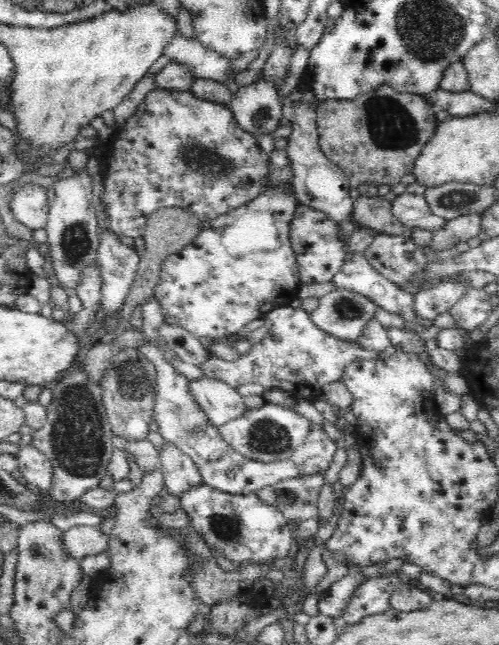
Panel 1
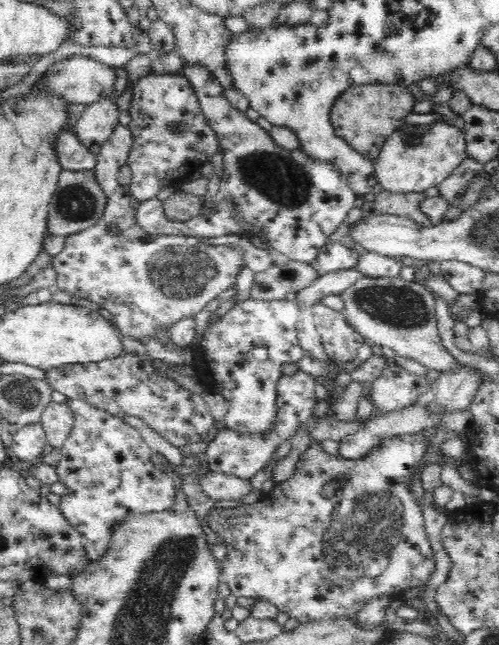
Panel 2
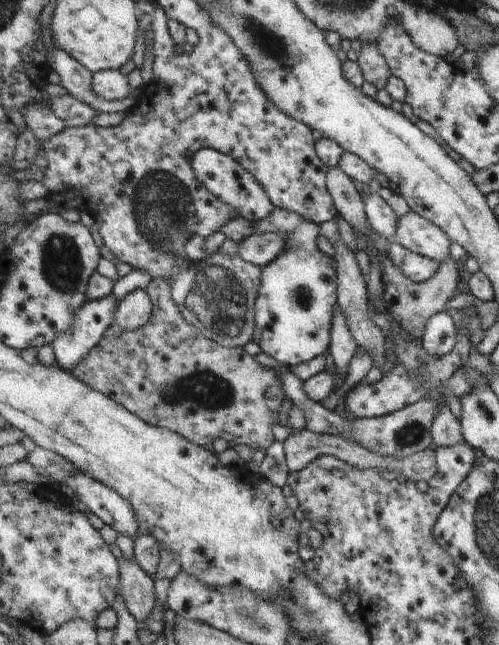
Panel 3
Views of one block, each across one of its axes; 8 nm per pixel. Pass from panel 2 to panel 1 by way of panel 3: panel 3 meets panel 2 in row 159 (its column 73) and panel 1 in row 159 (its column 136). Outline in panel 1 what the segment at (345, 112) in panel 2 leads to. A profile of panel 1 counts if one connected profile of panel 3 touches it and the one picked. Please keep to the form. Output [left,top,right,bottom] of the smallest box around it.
[315,86,437,188]

